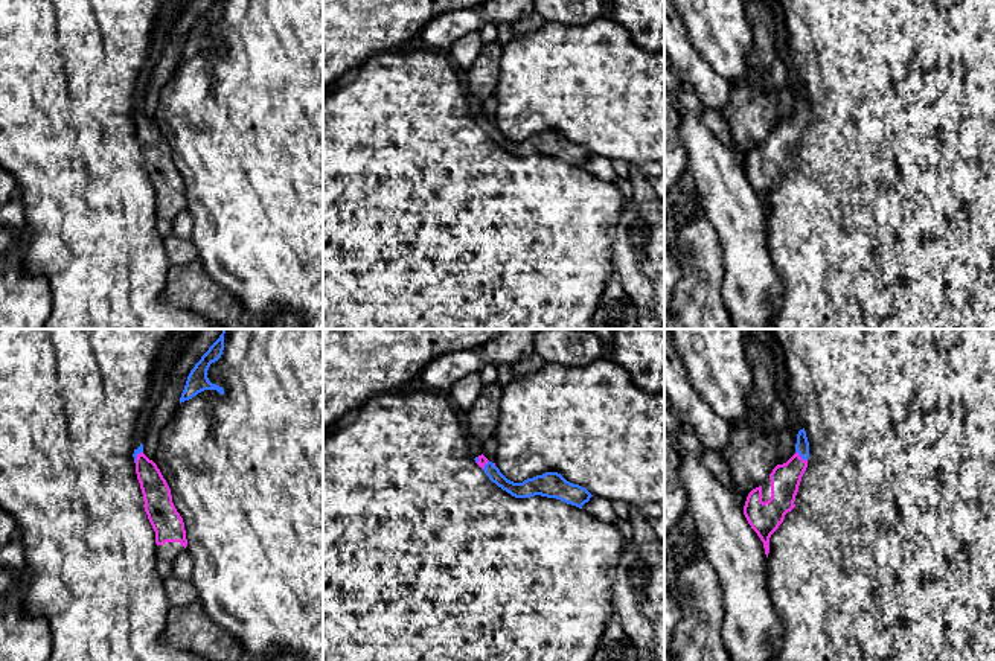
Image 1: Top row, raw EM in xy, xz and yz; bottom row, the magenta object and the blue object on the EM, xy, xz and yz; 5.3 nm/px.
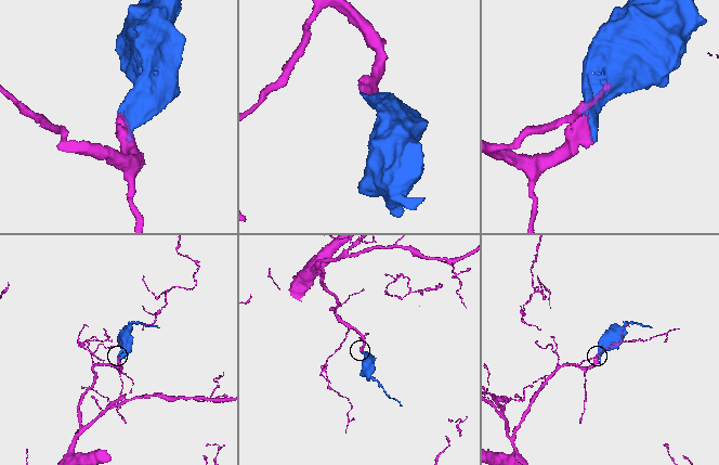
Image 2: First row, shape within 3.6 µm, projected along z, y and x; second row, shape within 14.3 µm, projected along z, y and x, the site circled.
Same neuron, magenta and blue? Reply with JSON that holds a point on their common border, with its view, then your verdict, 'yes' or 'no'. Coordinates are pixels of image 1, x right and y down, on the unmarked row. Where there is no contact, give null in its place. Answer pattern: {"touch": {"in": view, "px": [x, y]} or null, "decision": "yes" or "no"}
{"touch": {"in": "yz", "px": [800, 116]}, "decision": "yes"}

